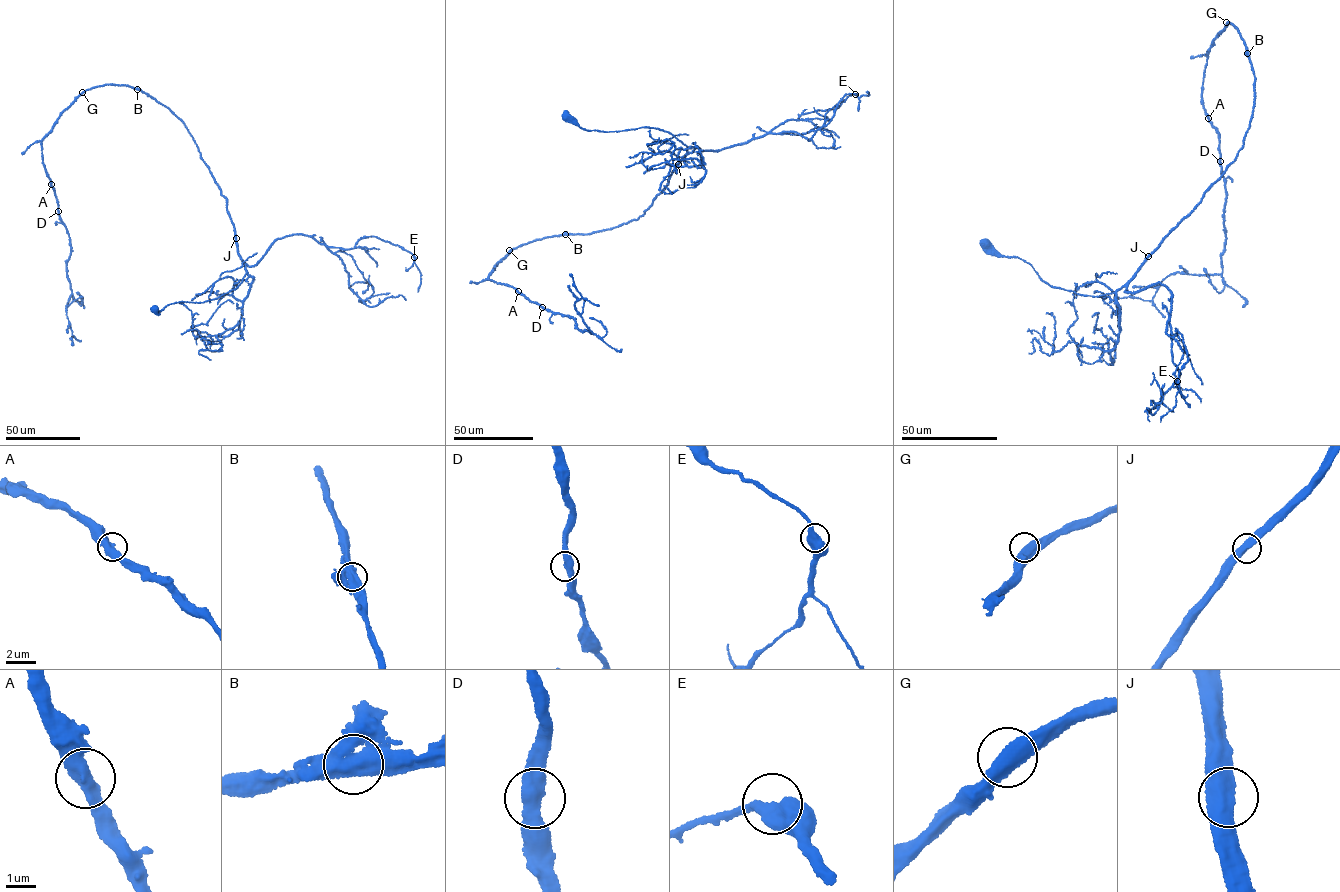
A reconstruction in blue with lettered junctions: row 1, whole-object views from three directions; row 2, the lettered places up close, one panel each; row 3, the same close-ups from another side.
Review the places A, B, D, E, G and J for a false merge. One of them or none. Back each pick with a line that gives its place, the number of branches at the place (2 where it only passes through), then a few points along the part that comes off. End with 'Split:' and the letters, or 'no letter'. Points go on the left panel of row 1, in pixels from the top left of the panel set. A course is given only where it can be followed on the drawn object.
Split: no letter

